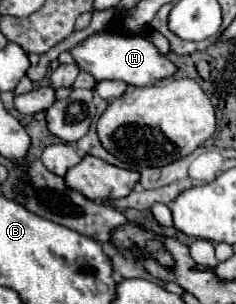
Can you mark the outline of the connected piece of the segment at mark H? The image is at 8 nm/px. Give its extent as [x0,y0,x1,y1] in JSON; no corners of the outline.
[69,32,175,86]

